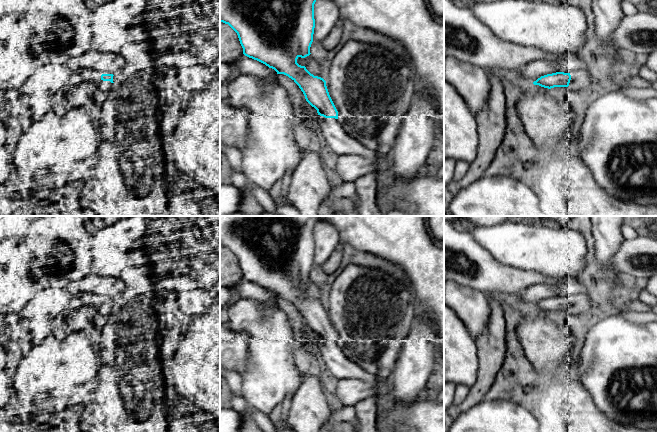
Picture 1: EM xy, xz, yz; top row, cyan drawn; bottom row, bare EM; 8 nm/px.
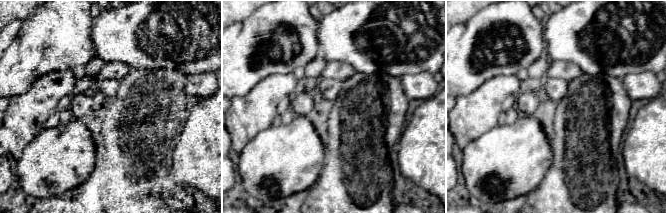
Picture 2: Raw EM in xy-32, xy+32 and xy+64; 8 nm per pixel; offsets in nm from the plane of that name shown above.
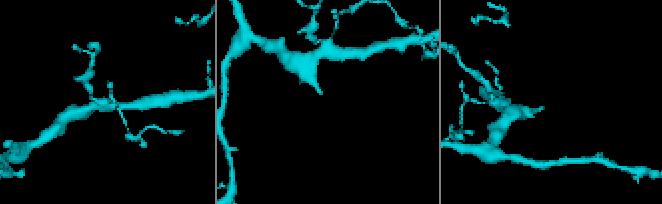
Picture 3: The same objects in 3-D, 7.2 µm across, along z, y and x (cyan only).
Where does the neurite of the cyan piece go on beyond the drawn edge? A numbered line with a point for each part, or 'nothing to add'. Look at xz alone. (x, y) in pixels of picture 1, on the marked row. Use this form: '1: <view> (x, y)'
1: xz (329, 130)

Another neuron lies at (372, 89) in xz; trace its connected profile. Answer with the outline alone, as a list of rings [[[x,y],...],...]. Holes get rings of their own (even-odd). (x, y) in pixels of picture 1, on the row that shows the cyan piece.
[[[350,40],[333,58],[325,81],[344,131],[378,155],[386,155],[397,135],[397,125],[410,110],[412,97],[418,87],[411,64],[405,63],[382,46]]]

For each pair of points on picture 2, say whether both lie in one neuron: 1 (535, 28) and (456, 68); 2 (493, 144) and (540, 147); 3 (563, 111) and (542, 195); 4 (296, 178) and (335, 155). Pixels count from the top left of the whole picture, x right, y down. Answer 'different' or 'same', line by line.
1: same
2: same
3: same
4: different

